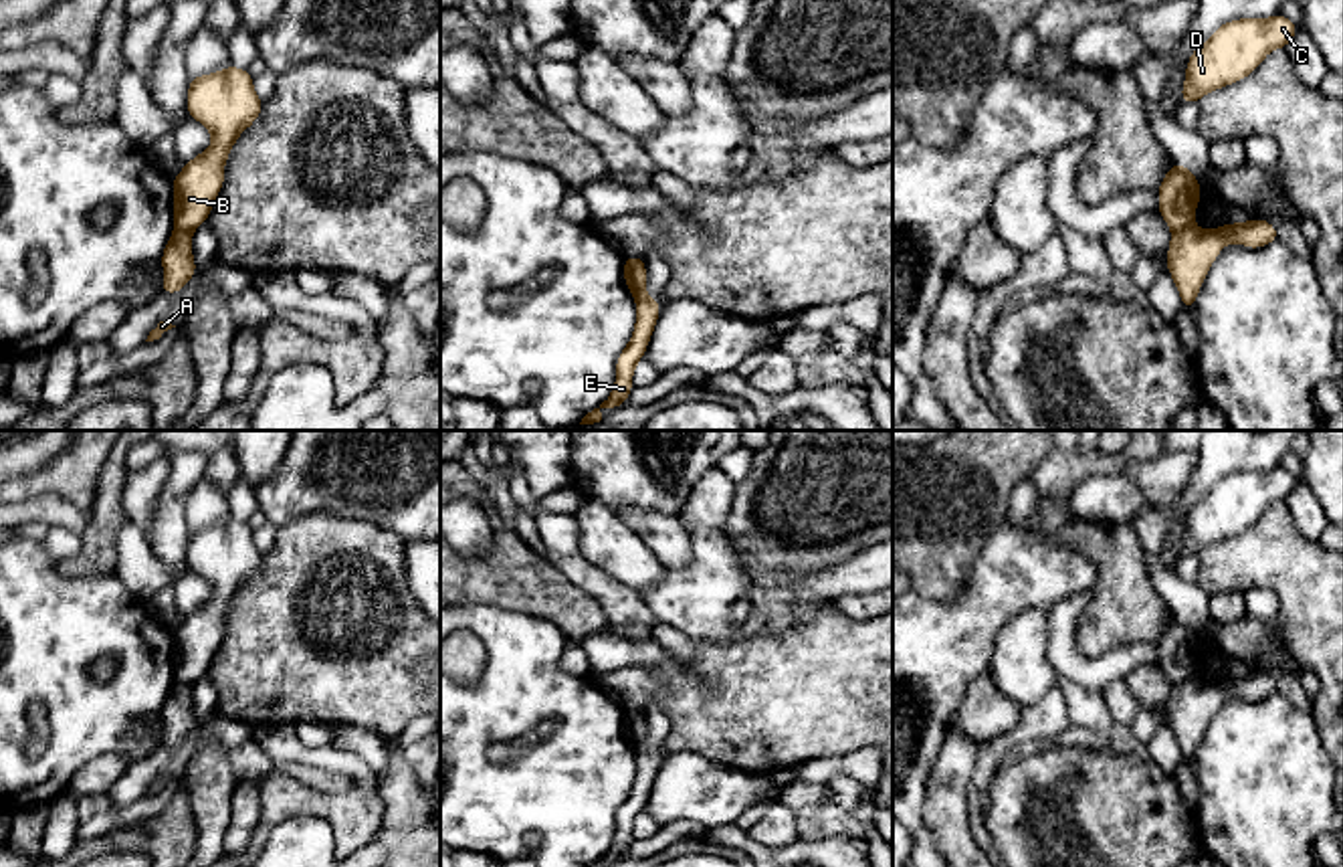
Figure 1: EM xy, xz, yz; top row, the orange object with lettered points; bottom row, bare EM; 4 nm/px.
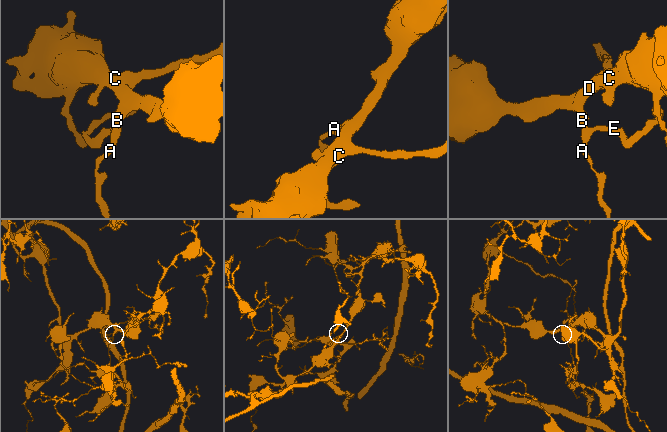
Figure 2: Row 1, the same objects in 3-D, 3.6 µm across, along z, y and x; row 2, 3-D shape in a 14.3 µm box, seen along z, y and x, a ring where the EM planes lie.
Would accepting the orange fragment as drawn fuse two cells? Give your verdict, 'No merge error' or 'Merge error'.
Merge error

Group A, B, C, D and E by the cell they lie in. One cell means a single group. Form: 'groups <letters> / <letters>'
groups A E / B C D

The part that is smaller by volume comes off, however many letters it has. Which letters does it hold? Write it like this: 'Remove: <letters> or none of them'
Remove: A, E

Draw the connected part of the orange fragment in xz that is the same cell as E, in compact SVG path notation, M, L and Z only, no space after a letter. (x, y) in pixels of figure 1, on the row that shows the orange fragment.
M642 257L624 259L624 283L630 289L636 303L636 323L630 342L616 360L616 382L610 396L592 412L588 412L580 424L594 424L602 420L602 408L616 410L626 404L630 390L634 388L632 376L636 364L644 358L648 342L652 338L662 303L646 295L646 267Z

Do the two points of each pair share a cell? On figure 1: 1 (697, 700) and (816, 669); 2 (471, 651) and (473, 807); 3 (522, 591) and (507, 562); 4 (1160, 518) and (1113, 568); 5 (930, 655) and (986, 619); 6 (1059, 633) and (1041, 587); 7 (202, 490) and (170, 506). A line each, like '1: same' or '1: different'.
1: same
2: different
3: same
4: different
5: same
6: different
7: different

